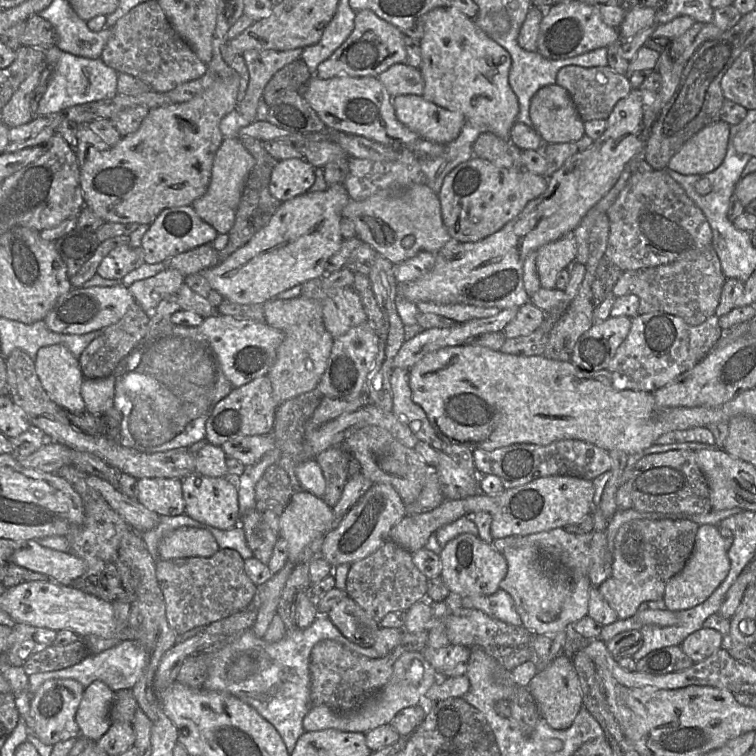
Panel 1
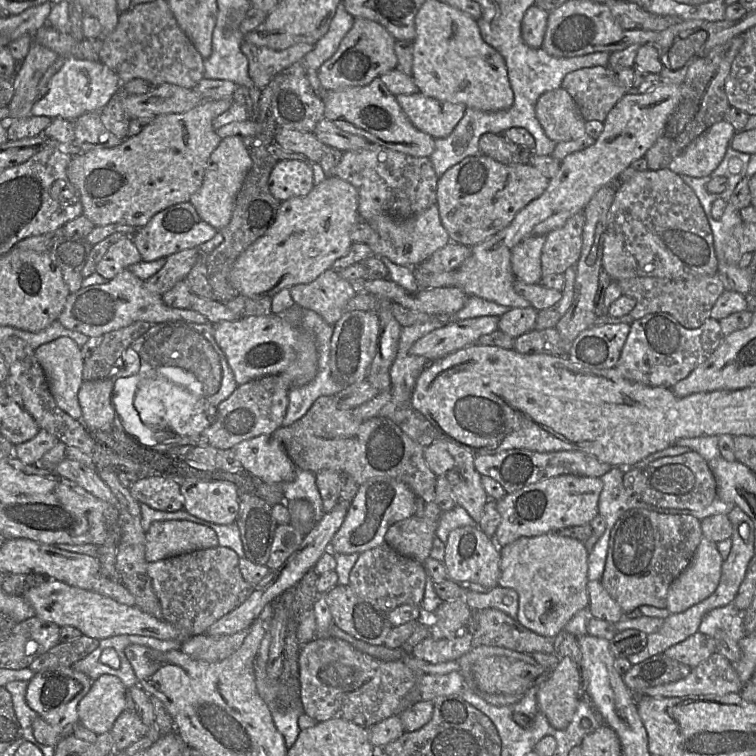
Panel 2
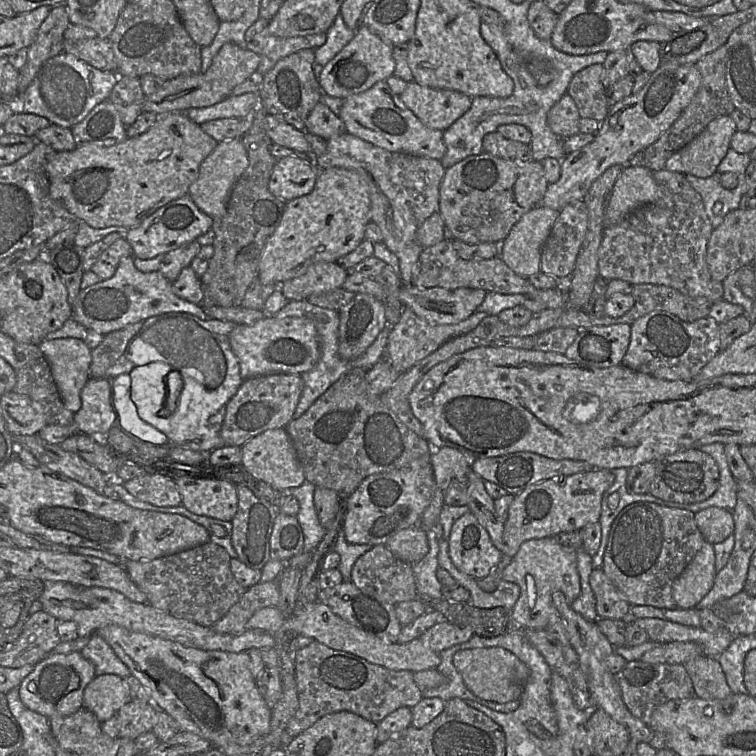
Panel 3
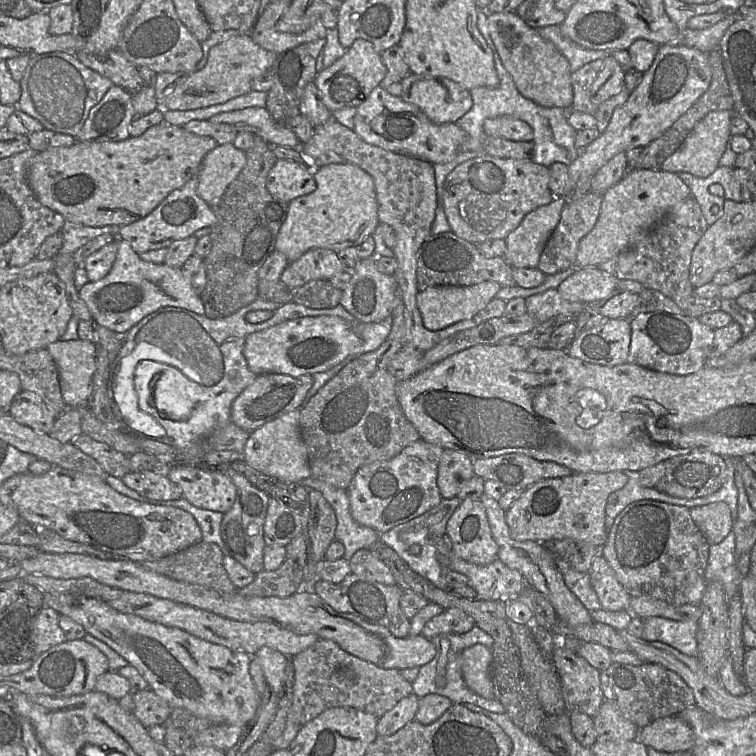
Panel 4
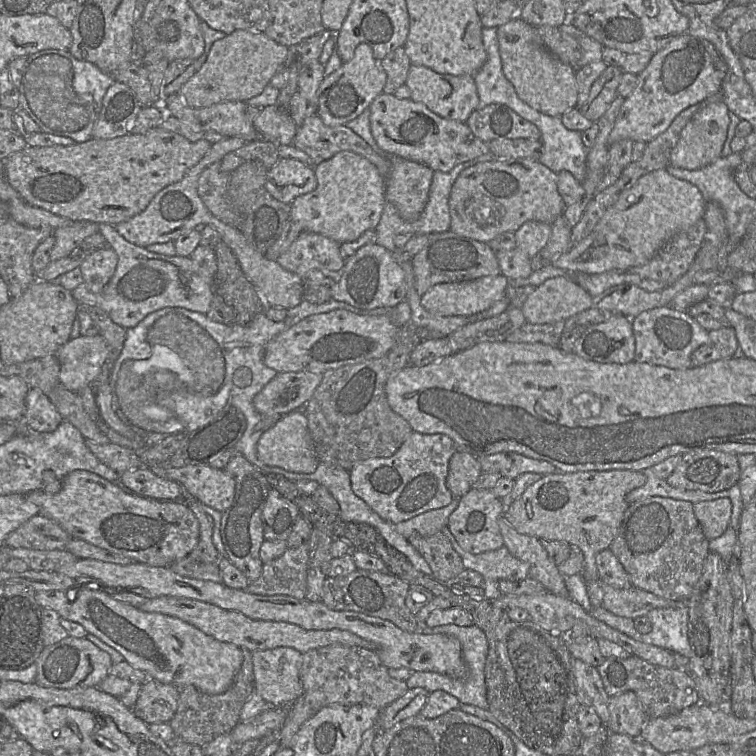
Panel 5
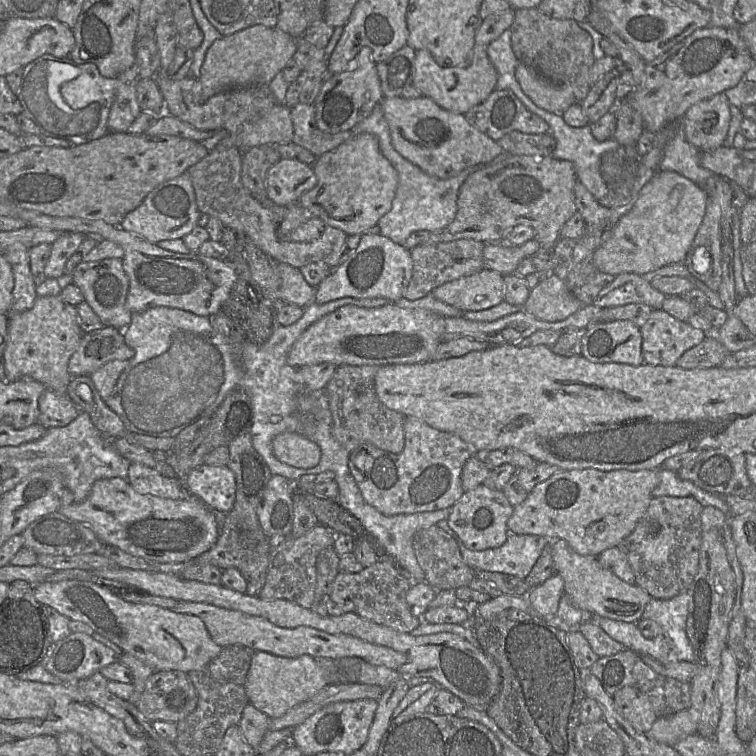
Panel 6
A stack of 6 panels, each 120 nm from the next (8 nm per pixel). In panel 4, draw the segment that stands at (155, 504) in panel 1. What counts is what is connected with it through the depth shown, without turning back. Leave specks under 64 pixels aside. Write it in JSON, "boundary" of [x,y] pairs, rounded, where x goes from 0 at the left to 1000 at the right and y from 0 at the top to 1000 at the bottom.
{"boundary":[[[171,624],[161,635],[169,646],[197,660],[228,663],[242,659],[241,646],[217,624]]]}

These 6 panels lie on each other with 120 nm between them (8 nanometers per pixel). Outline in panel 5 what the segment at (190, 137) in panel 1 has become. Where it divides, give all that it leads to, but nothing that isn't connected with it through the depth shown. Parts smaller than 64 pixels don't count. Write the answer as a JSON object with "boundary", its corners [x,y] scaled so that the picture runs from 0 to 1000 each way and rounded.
{"boundary":[[[204,168],[187,177],[168,176],[164,180],[148,184],[120,183],[114,188],[99,188],[98,190],[91,193],[36,193],[30,198],[17,202],[9,209],[7,209],[4,212],[4,218],[9,239],[24,254],[28,263],[30,263],[38,271],[50,274],[81,287],[91,288],[97,292],[122,292],[126,295],[155,298],[190,279],[200,267],[200,265],[204,262],[204,259],[216,249],[241,238],[249,225],[258,220],[262,214],[265,214],[265,212],[275,202],[279,194],[280,190],[271,184],[251,187],[241,179],[221,173],[218,171],[214,171],[213,168]]]}

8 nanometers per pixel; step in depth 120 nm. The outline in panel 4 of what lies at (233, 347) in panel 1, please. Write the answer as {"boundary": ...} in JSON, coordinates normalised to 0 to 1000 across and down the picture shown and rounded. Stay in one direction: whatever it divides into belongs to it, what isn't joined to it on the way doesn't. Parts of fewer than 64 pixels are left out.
{"boundary":[[[407,418],[327,443],[321,466],[329,488],[339,496],[365,493],[392,499],[430,492],[470,468],[476,456],[478,448],[452,421]]]}

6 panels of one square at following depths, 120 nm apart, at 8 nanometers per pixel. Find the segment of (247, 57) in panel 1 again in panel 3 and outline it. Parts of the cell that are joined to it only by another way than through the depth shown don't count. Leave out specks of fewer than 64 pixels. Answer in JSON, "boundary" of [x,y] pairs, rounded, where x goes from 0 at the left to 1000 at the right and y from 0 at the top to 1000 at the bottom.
{"boundary":[[[343,24],[324,44],[325,63],[345,77],[340,94],[353,97],[373,77],[401,65],[418,65],[431,54],[431,44],[373,50],[354,44],[357,26]]]}

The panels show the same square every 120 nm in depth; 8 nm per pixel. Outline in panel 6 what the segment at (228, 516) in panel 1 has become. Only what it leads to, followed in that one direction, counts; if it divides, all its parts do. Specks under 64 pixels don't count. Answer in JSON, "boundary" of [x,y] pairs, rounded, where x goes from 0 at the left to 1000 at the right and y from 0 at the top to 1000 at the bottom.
{"boundary":[[[266,614],[253,622],[243,639],[245,648],[282,676],[302,679],[312,657],[312,636],[300,615]]]}

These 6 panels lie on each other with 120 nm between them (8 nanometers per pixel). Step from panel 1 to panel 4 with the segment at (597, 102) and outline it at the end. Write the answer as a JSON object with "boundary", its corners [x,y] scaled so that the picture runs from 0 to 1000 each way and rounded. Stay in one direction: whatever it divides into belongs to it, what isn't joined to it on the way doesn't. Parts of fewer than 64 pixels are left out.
{"boundary":[[[786,79],[757,97],[757,144],[759,147],[772,148],[783,152],[786,152],[790,147],[791,142],[782,132],[782,116],[798,86],[798,79]]]}

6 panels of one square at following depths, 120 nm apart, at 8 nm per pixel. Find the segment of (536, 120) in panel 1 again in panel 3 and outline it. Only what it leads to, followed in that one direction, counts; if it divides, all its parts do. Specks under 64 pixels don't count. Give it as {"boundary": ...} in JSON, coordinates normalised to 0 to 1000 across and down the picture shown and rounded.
{"boundary":[[[750,123],[725,147],[722,157],[728,171],[745,184],[767,175],[767,151],[758,130]]]}

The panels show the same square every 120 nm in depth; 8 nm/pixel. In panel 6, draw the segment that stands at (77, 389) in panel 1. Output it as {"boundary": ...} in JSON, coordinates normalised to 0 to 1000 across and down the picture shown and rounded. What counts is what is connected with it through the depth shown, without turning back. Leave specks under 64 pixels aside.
{"boundary":[[[136,431],[110,442],[90,479],[90,492],[94,499],[118,497],[148,476],[171,478],[177,468],[177,463],[165,454],[161,438]]]}

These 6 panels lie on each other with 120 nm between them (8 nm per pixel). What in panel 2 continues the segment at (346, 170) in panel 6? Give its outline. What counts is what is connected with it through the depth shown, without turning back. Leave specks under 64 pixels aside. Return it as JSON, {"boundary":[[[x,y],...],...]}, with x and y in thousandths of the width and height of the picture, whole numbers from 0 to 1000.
{"boundary":[[[431,234],[401,261],[384,262],[372,269],[366,288],[352,308],[333,321],[311,345],[304,360],[304,373],[315,385],[333,396],[360,393],[376,381],[415,372],[423,362],[437,356],[442,345],[459,337],[466,324],[463,306],[475,294],[475,257],[462,241],[446,234]]]}

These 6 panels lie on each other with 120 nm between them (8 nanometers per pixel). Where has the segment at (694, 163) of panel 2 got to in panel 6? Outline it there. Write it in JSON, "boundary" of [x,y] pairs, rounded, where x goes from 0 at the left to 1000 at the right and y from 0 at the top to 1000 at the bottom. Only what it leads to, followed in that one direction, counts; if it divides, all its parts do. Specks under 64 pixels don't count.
{"boundary":[[[959,123],[917,138],[902,156],[909,187],[925,200],[956,193],[966,165],[966,136]]]}

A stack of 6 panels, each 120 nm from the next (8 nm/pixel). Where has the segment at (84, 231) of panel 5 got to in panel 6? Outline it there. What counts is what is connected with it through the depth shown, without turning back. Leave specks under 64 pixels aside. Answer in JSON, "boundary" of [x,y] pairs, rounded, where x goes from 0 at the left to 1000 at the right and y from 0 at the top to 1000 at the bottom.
{"boundary":[[[85,308],[67,323],[67,335],[58,356],[62,368],[83,364],[86,351],[115,312],[108,308]]]}

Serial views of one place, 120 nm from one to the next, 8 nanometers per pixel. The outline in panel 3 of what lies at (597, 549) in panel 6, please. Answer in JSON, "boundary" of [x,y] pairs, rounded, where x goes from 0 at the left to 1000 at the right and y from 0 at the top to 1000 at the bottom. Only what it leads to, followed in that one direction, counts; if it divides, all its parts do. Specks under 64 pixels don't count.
{"boundary":[[[784,620],[747,631],[724,634],[680,656],[667,690],[665,734],[679,737],[692,717],[731,710],[738,705],[769,701],[792,690],[799,651],[813,636],[810,623]]]}

